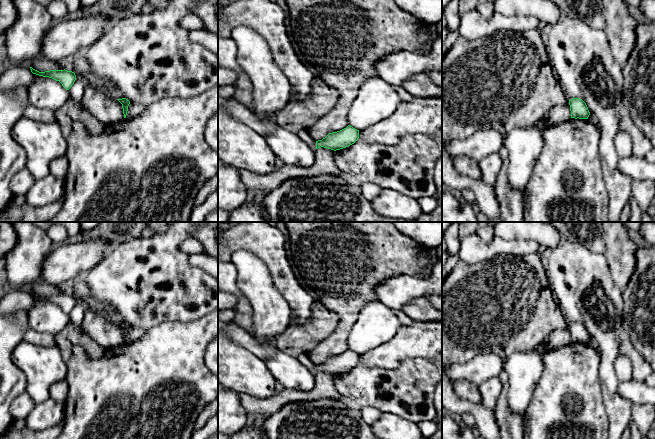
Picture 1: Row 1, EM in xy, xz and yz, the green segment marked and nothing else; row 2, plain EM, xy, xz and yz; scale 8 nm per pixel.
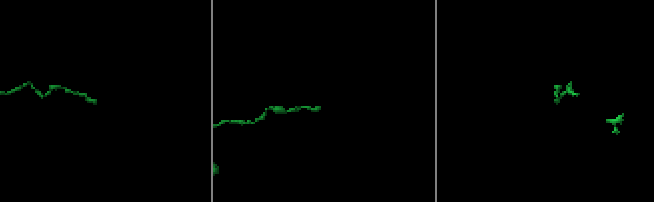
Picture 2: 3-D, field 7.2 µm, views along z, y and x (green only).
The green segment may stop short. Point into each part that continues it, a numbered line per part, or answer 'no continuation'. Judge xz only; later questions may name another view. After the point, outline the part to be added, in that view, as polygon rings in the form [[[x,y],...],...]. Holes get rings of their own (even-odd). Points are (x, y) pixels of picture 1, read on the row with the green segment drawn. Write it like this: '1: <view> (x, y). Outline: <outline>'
no continuation

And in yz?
no continuation

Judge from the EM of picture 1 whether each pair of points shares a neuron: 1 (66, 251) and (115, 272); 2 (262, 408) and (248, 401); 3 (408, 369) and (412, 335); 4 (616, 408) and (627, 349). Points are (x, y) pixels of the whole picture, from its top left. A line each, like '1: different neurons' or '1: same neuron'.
1: different neurons
2: same neuron
3: different neurons
4: different neurons

